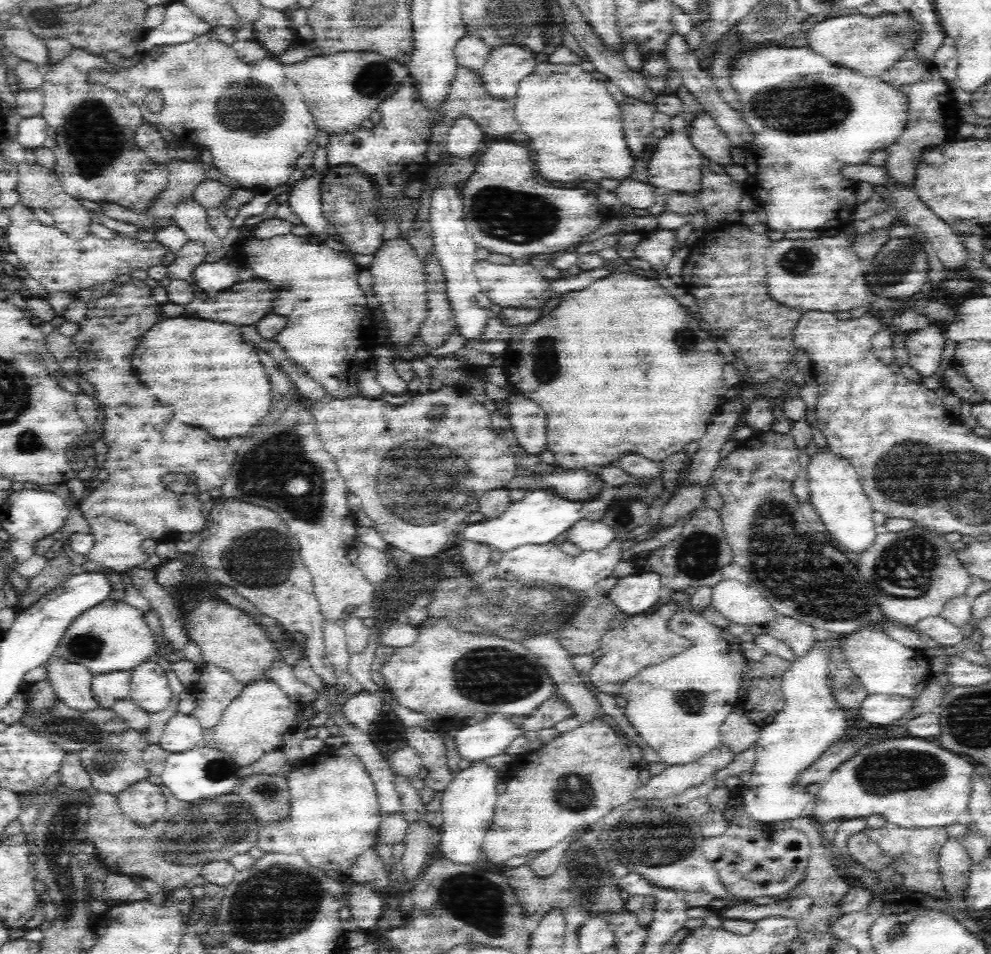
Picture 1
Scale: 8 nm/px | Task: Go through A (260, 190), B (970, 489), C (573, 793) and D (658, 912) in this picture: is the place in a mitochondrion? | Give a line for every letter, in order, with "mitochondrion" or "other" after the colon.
A: other
B: mitochondrion
C: mitochondrion
D: other

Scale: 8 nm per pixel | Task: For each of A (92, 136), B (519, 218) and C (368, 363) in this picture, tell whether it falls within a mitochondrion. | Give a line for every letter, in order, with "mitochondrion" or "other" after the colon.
A: mitochondrion
B: mitochondrion
C: other

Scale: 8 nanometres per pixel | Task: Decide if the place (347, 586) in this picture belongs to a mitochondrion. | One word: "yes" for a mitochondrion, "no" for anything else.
no

